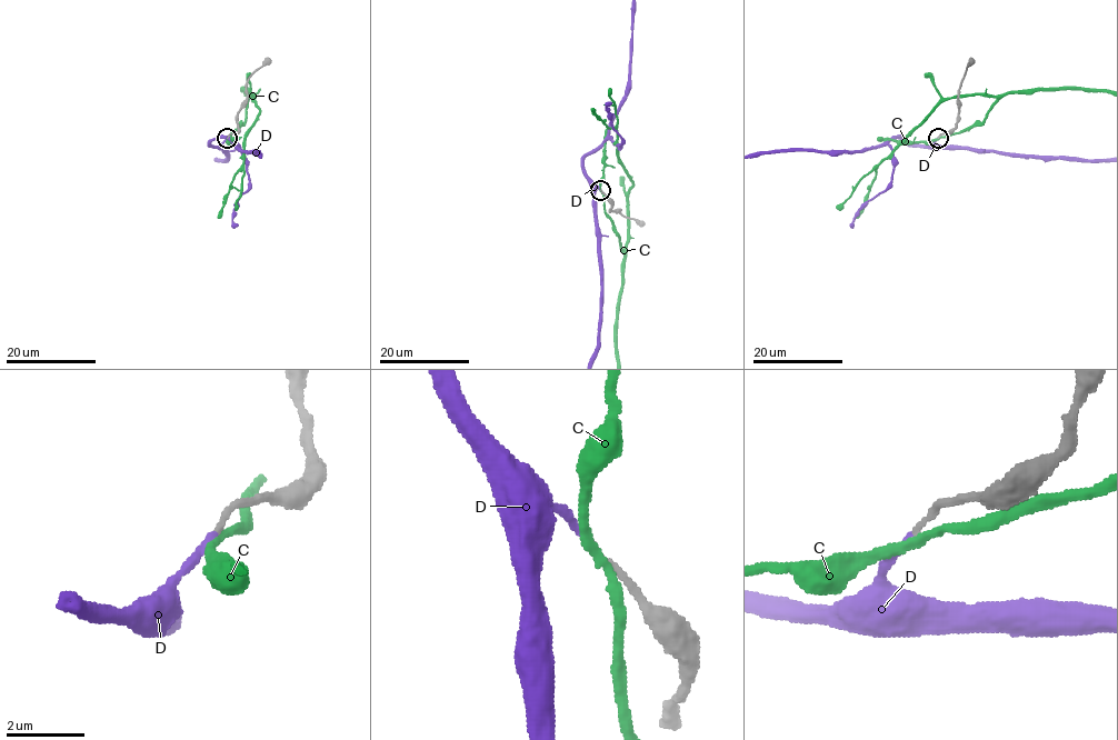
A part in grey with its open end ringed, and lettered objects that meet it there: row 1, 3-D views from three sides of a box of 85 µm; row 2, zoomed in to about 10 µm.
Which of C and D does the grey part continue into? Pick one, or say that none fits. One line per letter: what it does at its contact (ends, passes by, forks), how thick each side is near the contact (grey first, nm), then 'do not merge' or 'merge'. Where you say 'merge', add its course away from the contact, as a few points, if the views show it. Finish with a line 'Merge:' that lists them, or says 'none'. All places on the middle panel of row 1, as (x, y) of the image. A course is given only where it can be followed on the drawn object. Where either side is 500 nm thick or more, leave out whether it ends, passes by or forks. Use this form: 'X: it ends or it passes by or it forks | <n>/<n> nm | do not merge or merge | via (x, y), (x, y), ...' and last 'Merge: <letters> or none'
C: it passes by | 140/240 nm | do not merge
D: it ends | 140/170 nm | merge
Merge: D

